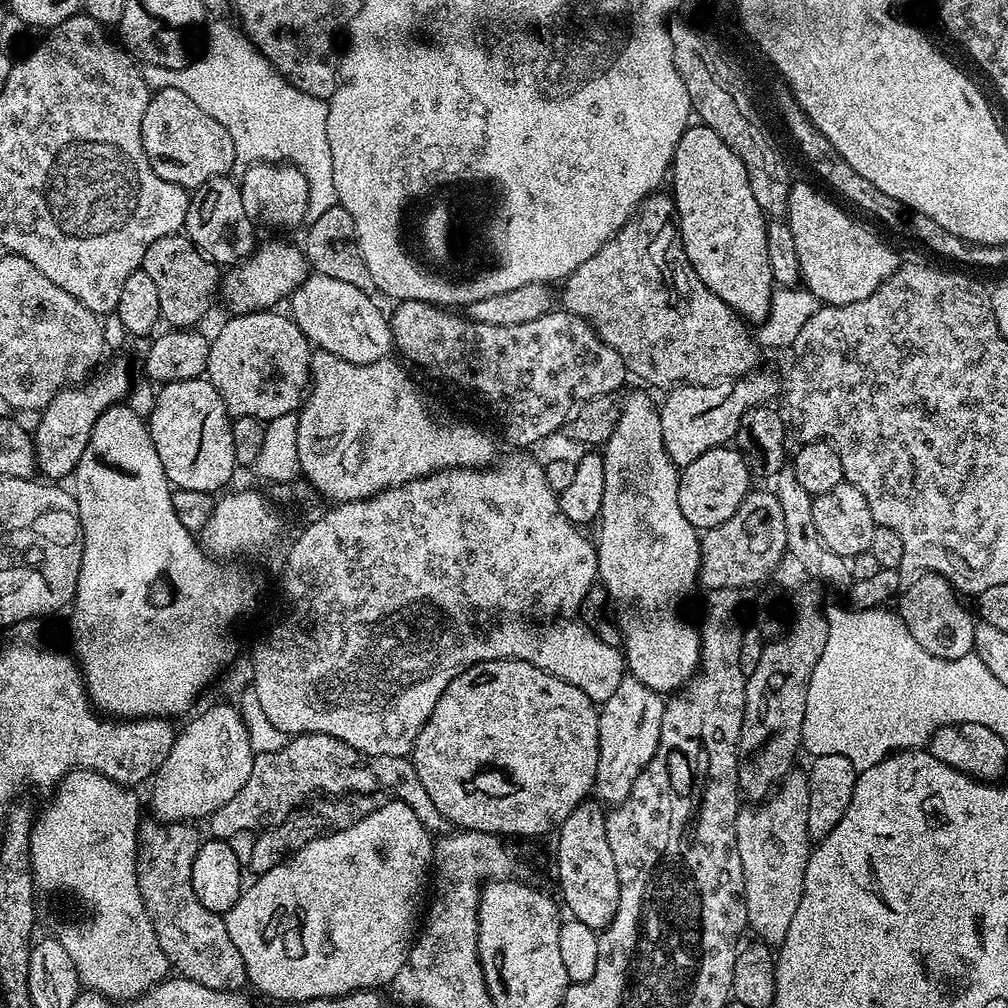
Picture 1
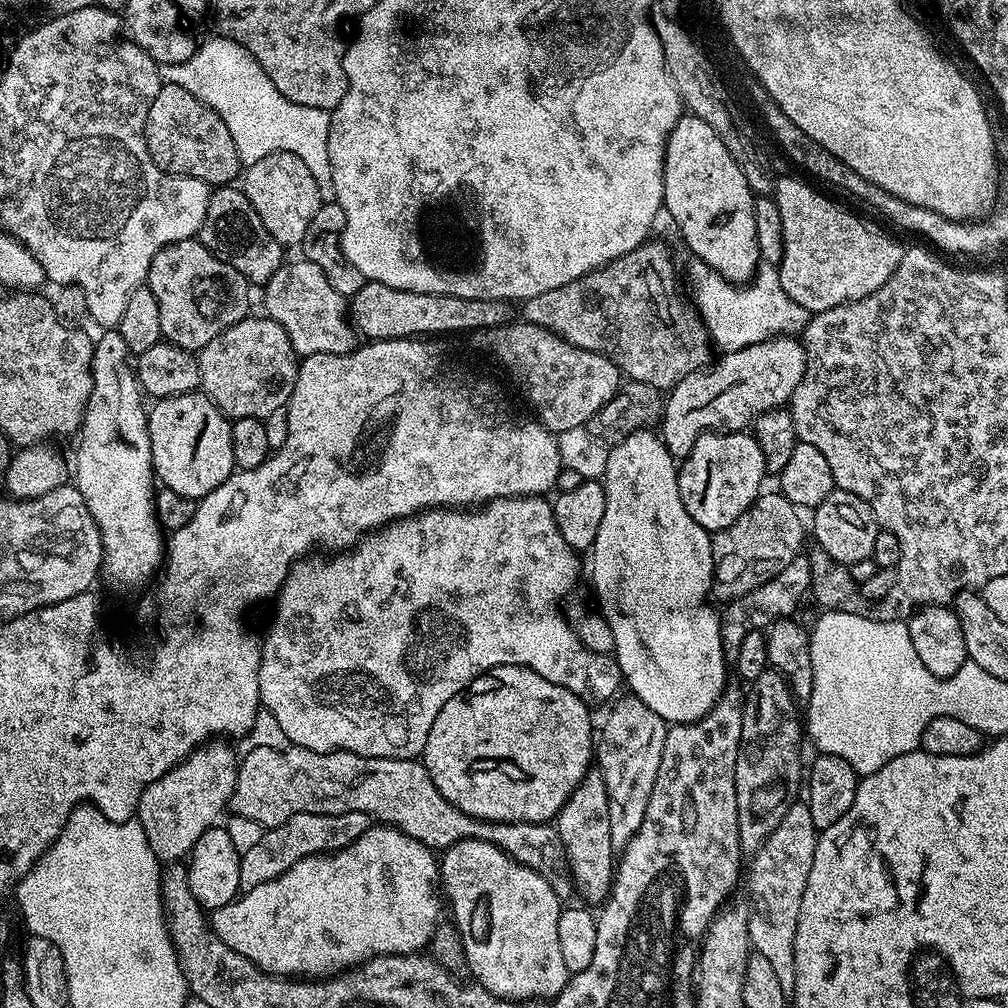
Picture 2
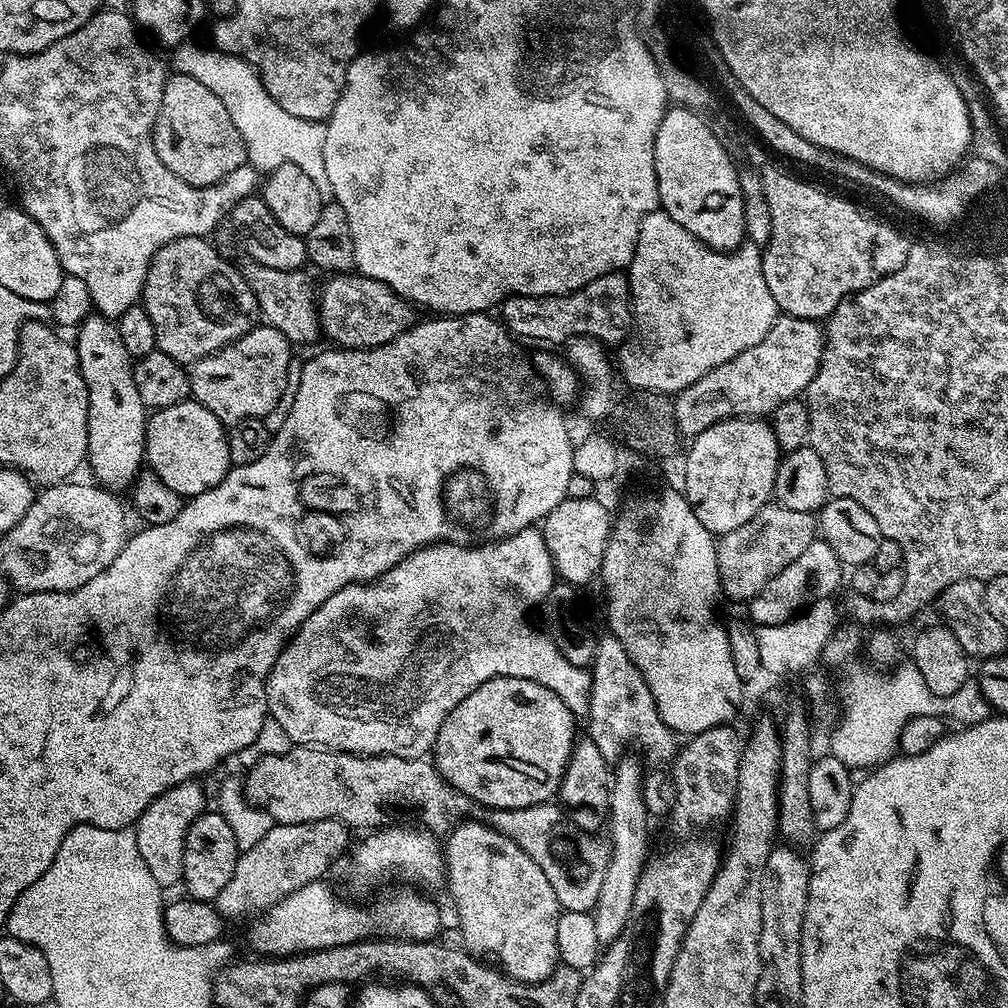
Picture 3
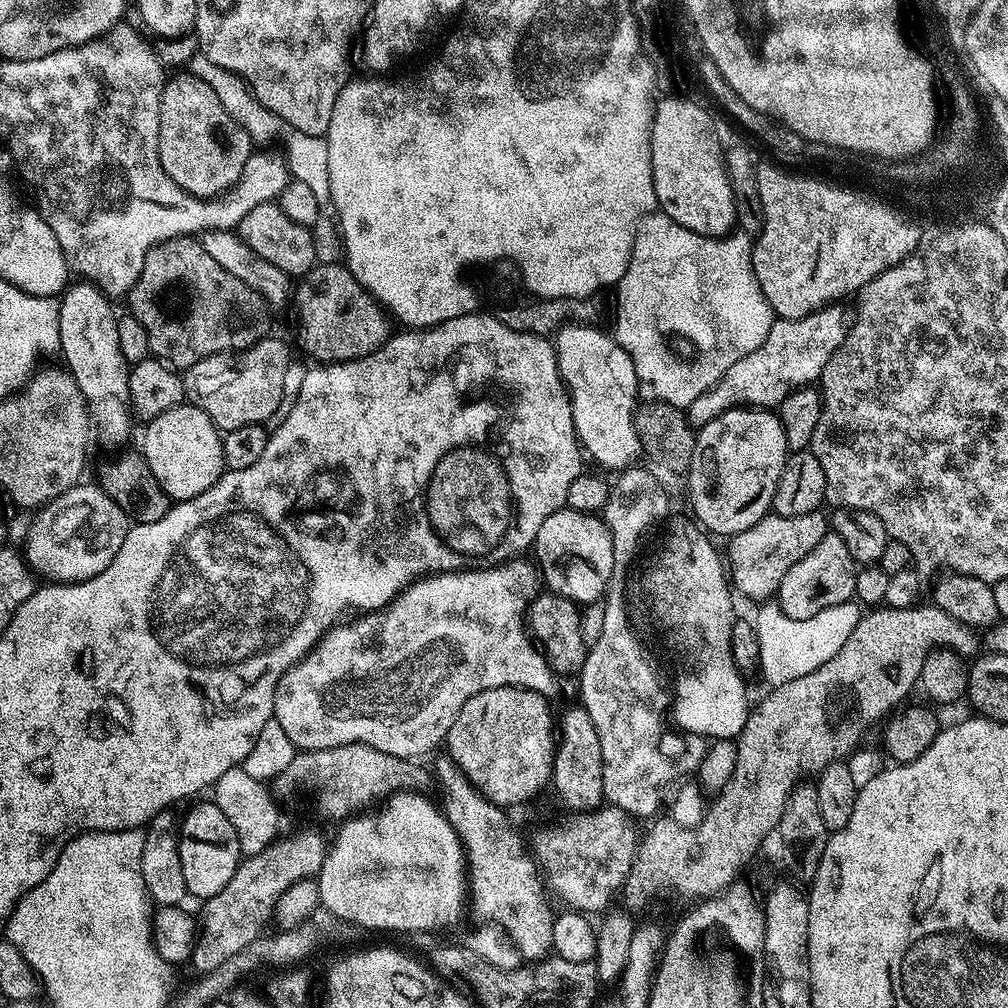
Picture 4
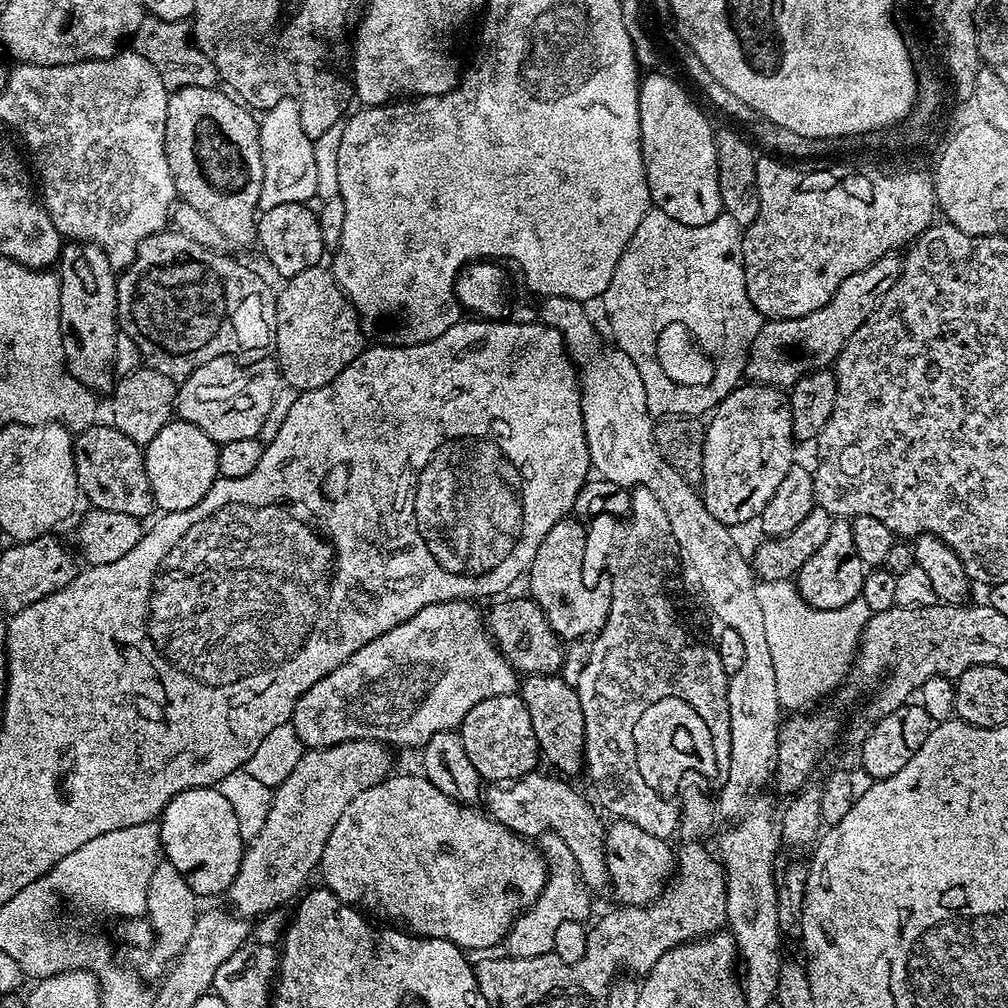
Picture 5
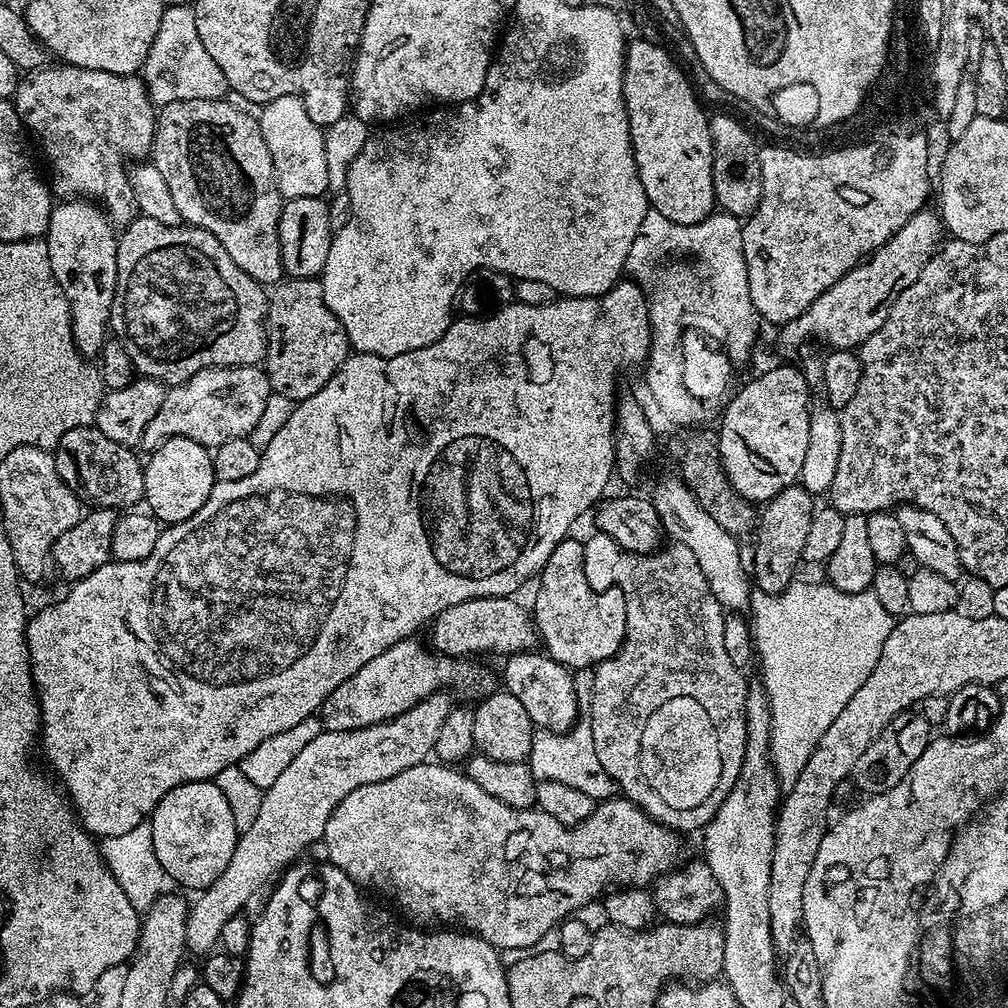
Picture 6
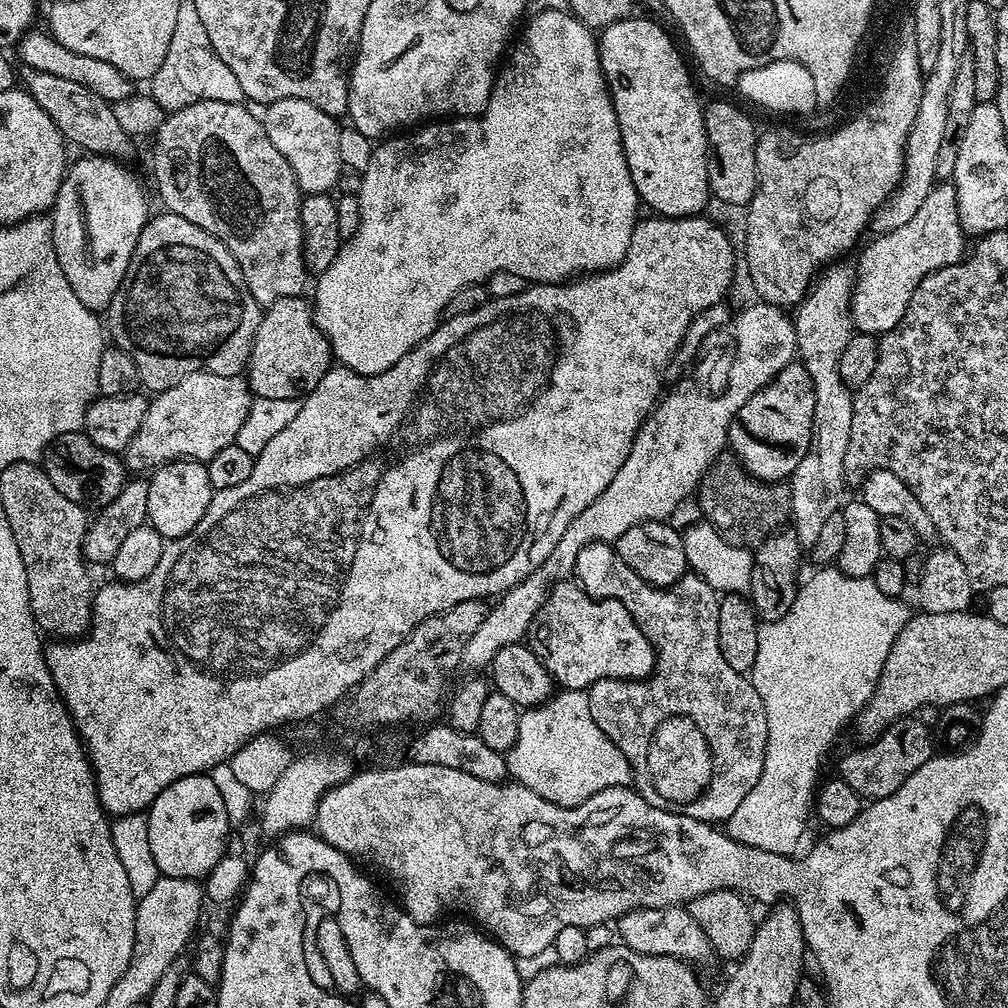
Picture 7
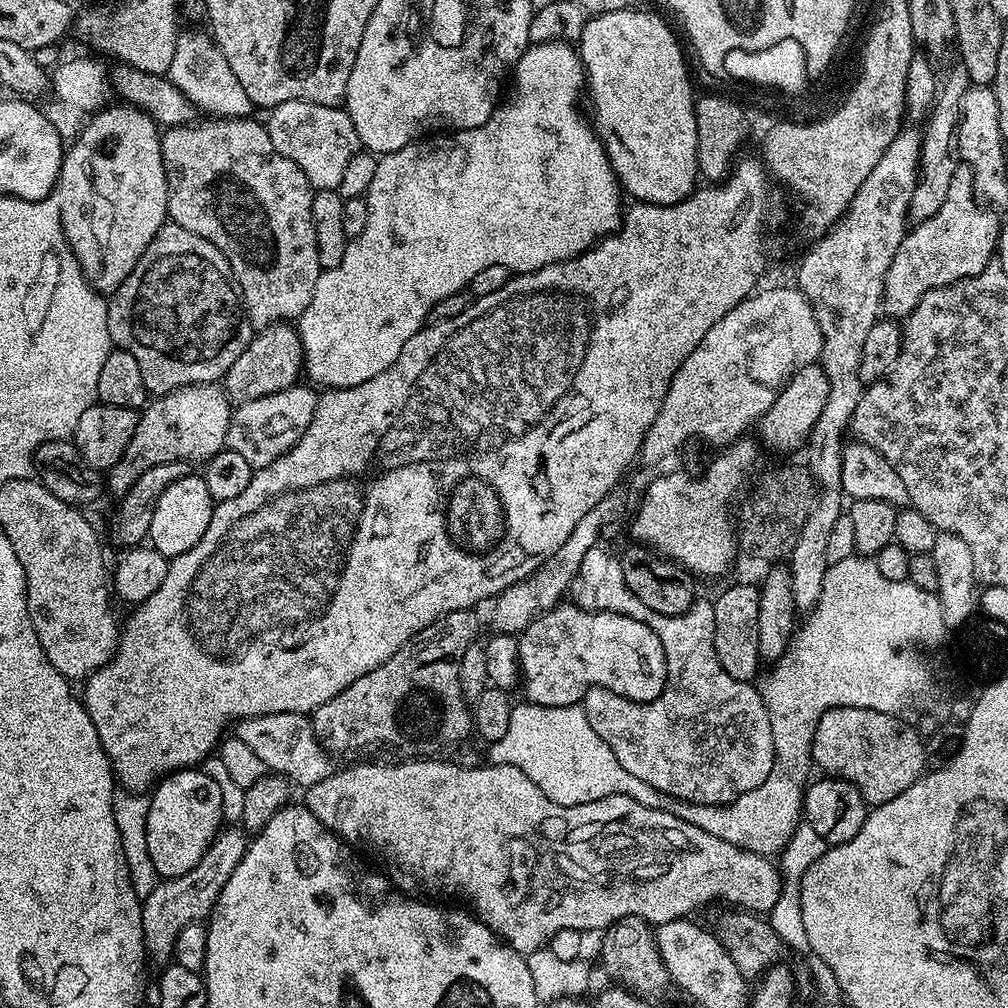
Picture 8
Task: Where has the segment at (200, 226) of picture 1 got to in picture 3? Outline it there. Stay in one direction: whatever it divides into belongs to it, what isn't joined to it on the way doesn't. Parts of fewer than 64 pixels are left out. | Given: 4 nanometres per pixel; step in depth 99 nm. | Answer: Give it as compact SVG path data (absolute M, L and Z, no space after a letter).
M259 195L240 200L220 222L219 235L224 235L253 264L295 272L305 267L308 246L303 235L292 235L283 229Z

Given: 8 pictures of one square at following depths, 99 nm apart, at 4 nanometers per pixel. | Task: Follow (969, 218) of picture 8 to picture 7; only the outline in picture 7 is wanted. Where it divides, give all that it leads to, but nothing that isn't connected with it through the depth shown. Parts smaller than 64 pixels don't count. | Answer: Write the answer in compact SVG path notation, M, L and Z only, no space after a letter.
M951 182L937 183L935 188L926 194L926 202L918 206L918 214L910 218L902 226L898 226L892 232L879 235L876 241L865 250L860 256L860 265L855 265L854 291L852 294L852 306L850 315L854 321L856 332L866 332L869 334L883 334L894 330L906 314L906 306L910 306L910 298L914 290L918 290L918 282L926 278L934 270L942 270L948 264L956 264L964 259L966 247L964 239L966 233L964 227L960 225L958 218L958 198L956 197L956 187Z

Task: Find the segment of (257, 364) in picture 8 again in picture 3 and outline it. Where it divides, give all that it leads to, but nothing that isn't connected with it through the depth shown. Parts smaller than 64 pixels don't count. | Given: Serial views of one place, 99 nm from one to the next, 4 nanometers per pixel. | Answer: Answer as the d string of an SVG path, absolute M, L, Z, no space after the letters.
M332 274L327 277L324 289L318 292L318 312L322 317L322 328L333 340L333 345L344 350L354 348L377 348L391 340L397 340L406 330L410 330L417 324L417 309L406 298L402 298L390 286L378 282L369 276L359 274Z

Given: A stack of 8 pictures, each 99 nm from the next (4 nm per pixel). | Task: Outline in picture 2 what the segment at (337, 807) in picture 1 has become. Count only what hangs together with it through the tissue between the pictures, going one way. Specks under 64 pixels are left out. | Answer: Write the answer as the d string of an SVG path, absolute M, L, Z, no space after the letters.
M343 812L337 816L291 816L286 824L265 831L263 838L250 850L242 853L240 858L240 887L247 890L262 886L278 878L290 866L302 858L337 852L359 838L370 826L370 817L366 812Z

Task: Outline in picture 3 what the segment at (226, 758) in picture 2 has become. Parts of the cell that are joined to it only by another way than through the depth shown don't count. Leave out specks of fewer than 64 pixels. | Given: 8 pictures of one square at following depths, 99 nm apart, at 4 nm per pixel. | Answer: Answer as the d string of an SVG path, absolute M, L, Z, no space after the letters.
M187 780L184 784L175 784L170 790L166 790L158 798L154 798L154 802L150 802L150 806L146 806L144 813L140 815L138 821L138 827L135 829L136 841L138 842L138 850L142 854L142 860L146 862L146 866L149 867L150 872L154 874L154 880L158 882L161 889L168 890L171 884L179 885L184 878L184 847L187 844L188 832L191 829L192 823L194 823L199 816L206 811L206 804L204 804L204 792L199 788L199 783L196 780Z

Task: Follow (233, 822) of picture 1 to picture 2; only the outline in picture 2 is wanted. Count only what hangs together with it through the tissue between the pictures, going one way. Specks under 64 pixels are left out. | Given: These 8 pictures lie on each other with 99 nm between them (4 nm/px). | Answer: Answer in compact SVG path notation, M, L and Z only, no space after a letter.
M289 746L283 750L247 749L236 770L230 812L251 818L264 829L286 824L291 816L337 816L343 812L366 812L381 825L402 828L418 842L443 850L463 840L482 840L498 846L519 864L530 866L554 889L563 889L566 876L564 847L551 823L531 824L513 820L480 820L467 816L434 786L419 759L395 760L381 756L359 756L353 752L315 752Z

